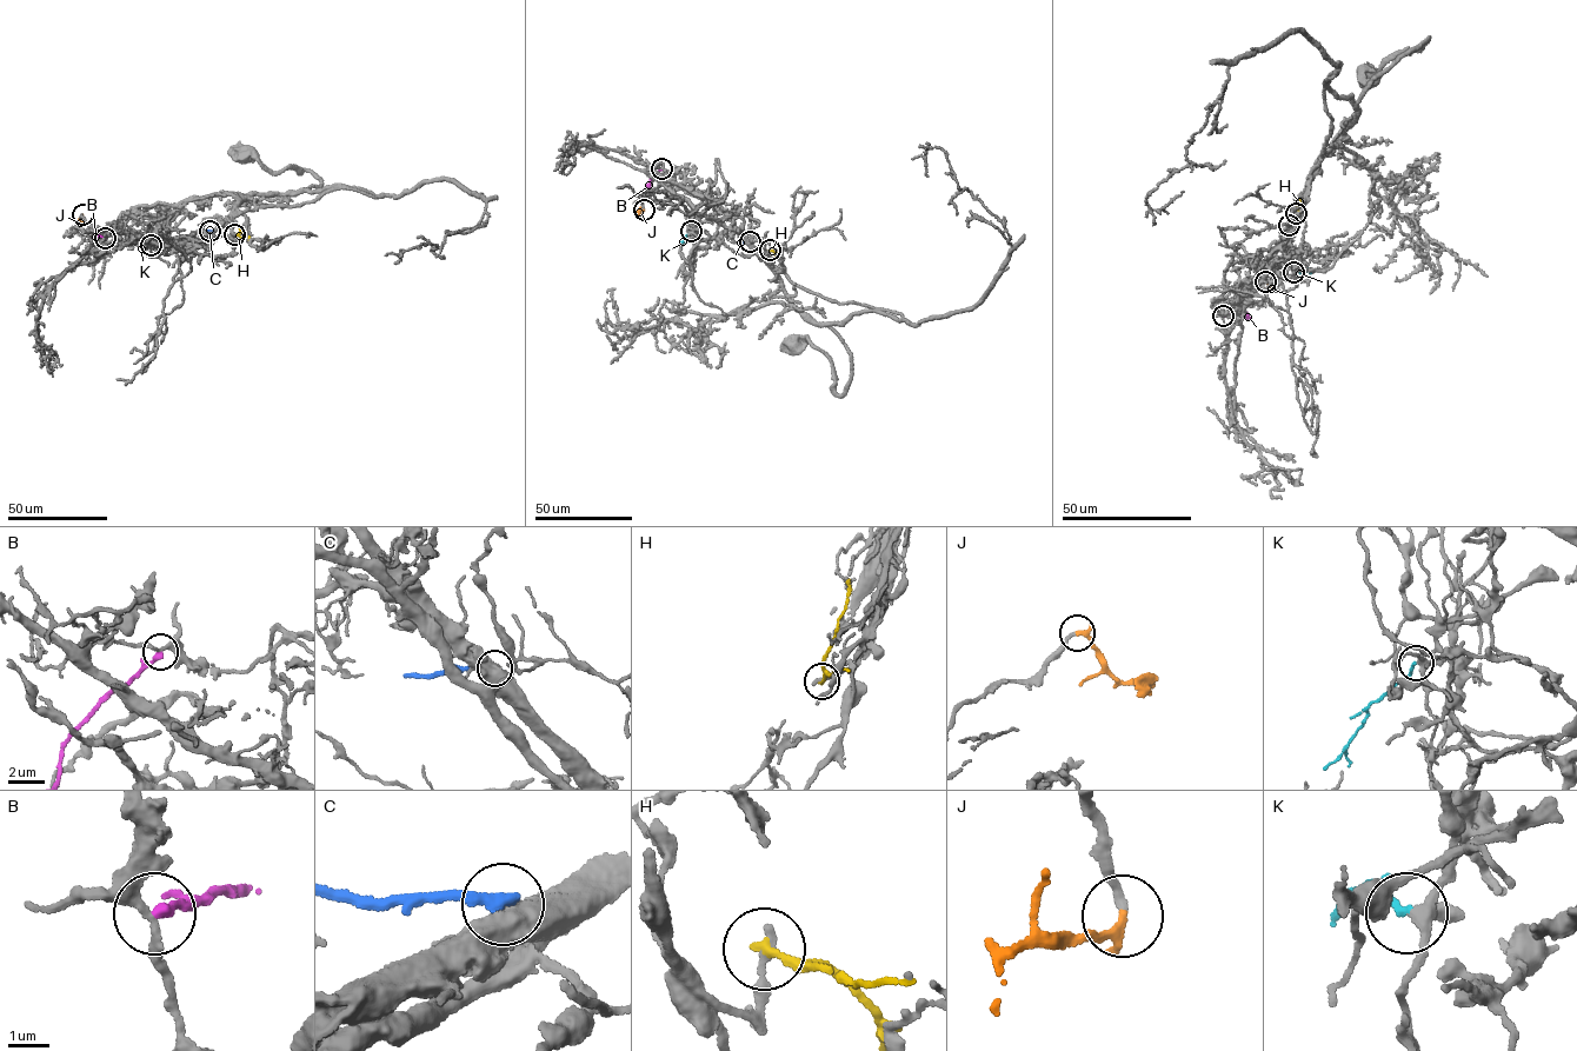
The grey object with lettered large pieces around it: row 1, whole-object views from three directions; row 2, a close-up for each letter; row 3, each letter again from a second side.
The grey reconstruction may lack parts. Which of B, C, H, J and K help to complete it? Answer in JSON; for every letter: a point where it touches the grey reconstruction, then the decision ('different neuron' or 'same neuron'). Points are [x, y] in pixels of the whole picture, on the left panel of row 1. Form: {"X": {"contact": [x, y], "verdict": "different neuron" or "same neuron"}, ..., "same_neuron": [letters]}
{"B": {"contact": [105, 238], "verdict": "different neuron"}, "C": {"contact": [210, 231], "verdict": "different neuron"}, "H": {"contact": [234, 234], "verdict": "different neuron"}, "J": {"contact": [82, 214], "verdict": "same neuron"}, "K": {"contact": [151, 245], "verdict": "different neuron"}, "same_neuron": ["J"]}

